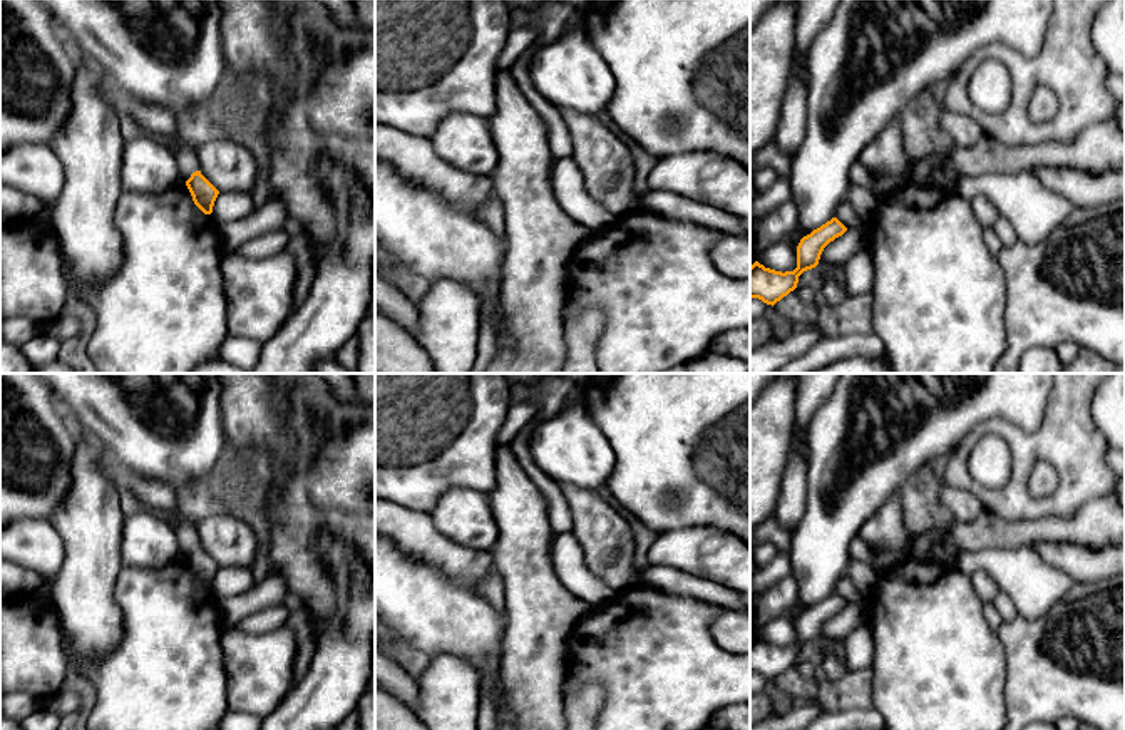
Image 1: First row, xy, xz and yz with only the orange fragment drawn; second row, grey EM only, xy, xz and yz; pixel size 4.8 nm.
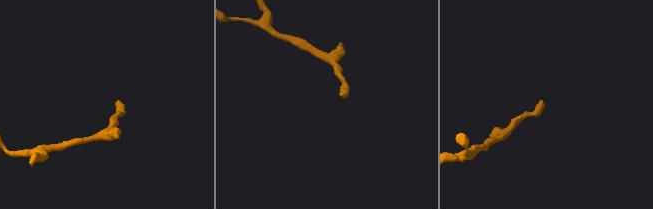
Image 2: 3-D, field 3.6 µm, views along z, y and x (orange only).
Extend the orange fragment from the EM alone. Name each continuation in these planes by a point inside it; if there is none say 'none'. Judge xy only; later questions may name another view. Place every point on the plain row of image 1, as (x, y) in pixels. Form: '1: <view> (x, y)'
1: xy (186, 533)

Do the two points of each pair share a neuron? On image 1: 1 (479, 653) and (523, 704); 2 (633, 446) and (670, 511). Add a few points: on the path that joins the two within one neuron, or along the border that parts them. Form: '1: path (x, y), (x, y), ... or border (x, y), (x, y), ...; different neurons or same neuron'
1: border (503, 638), (499, 652), (501, 702), (496, 707); different neurons
2: path (650, 462), (670, 483), (670, 494); same neuron

